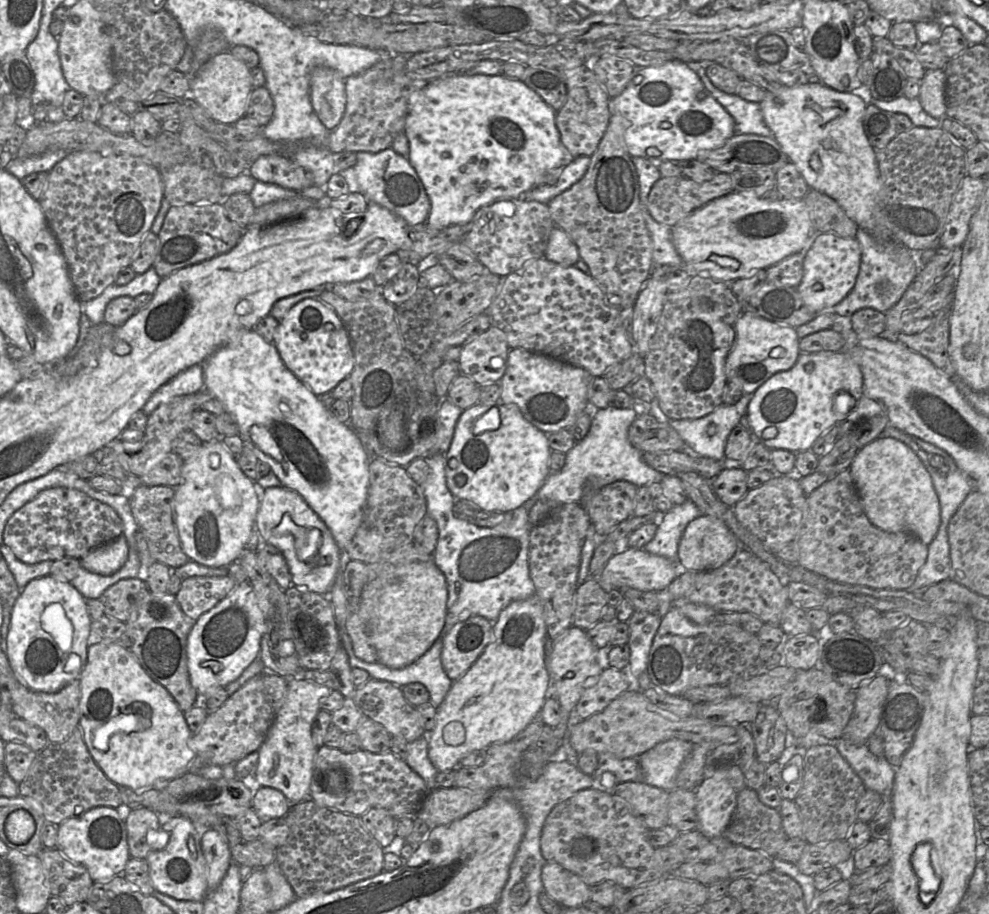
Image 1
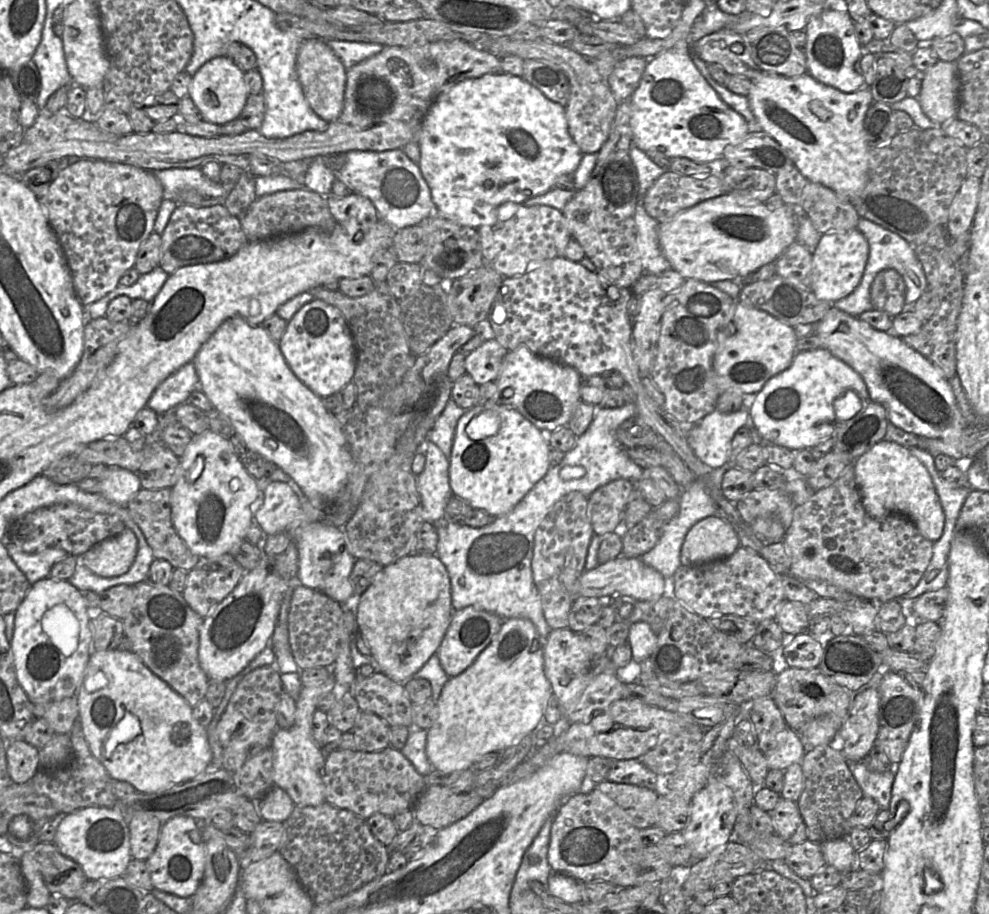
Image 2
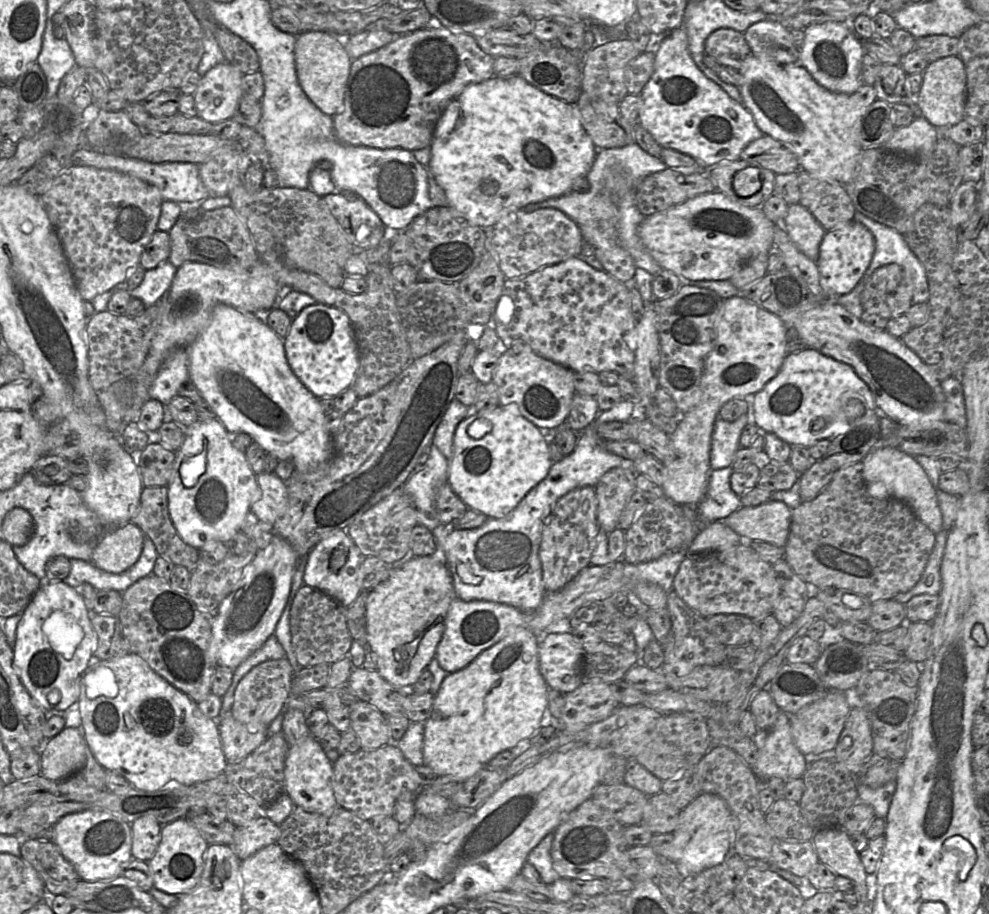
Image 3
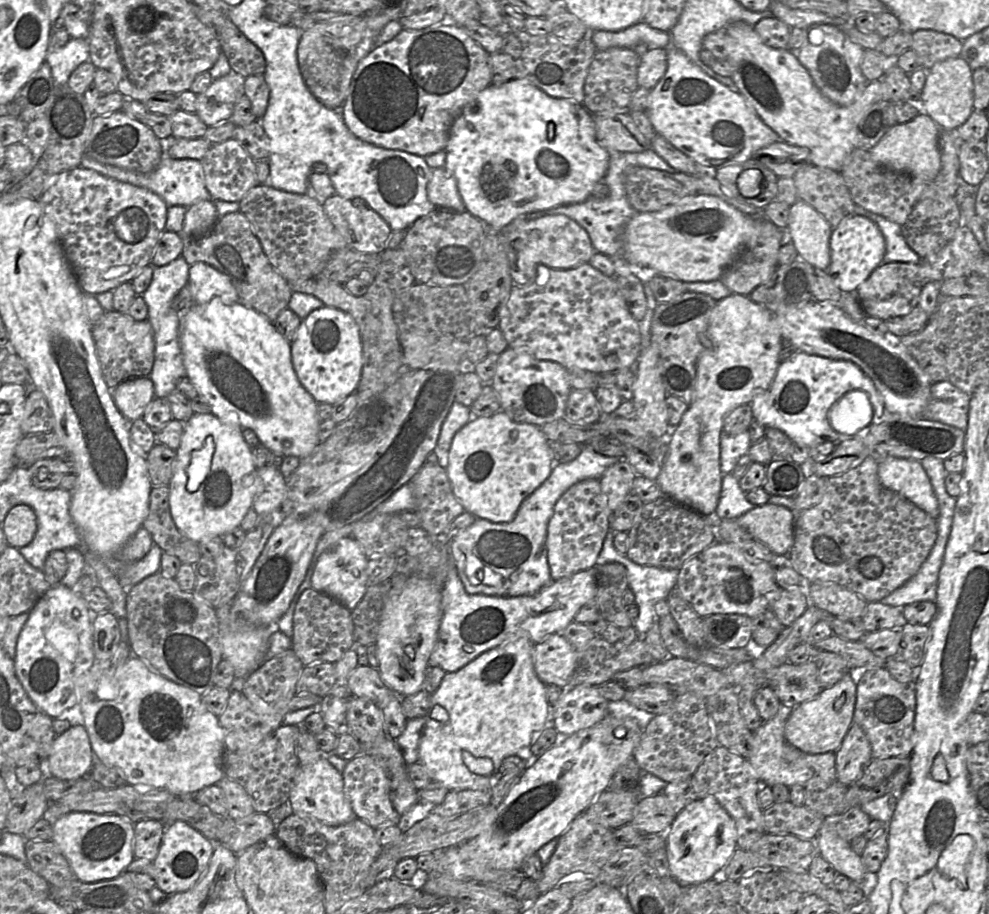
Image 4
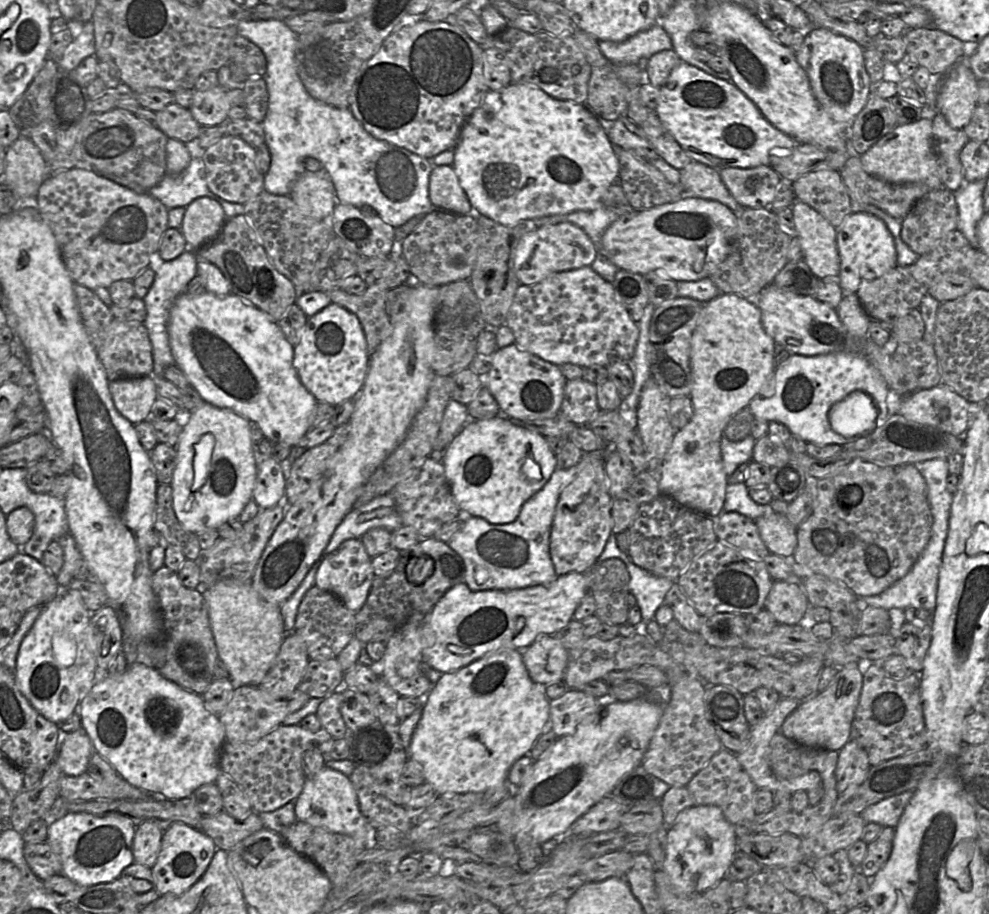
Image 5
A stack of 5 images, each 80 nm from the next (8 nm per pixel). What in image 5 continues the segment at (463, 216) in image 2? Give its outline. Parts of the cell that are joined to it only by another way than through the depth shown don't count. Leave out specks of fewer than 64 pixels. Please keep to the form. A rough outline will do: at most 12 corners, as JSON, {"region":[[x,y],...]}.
{"region":[[487,91],[452,166],[504,226],[597,209],[619,160],[597,116]]}

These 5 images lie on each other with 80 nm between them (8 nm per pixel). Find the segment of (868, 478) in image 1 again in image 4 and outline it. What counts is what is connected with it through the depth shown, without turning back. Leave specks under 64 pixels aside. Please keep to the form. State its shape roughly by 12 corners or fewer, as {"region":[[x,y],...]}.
{"region":[[919,461],[879,463],[886,488],[937,519],[938,500]]}

